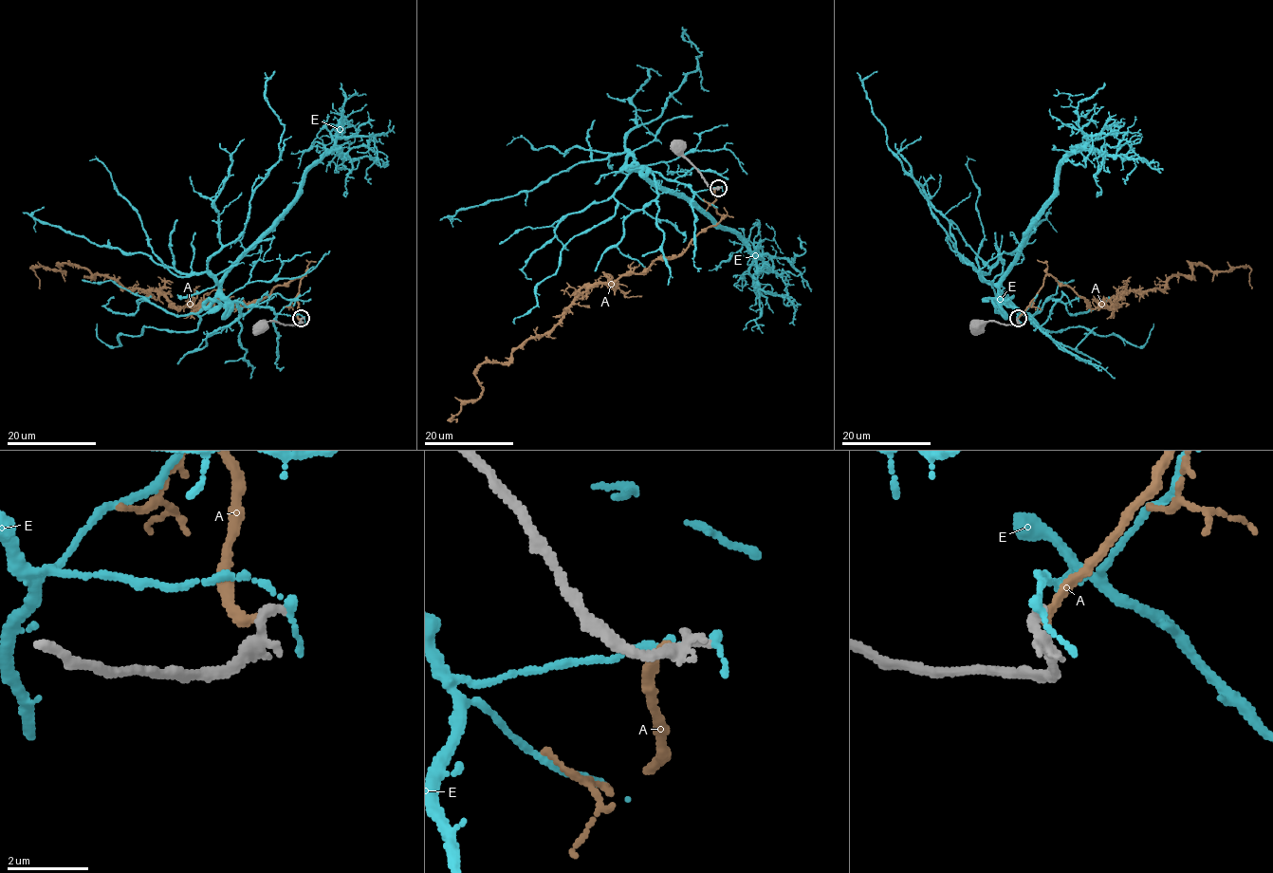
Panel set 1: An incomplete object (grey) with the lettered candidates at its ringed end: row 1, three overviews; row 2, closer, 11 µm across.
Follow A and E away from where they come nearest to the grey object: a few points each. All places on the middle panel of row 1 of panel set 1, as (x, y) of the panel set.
A: (718, 188), (722, 218), (677, 256), (584, 285), (509, 362), (482, 362), (481, 395), (456, 421)
E: (722, 188), (692, 192), (639, 169), (730, 229), (755, 263), (757, 285), (784, 295), (786, 305), (788, 295)

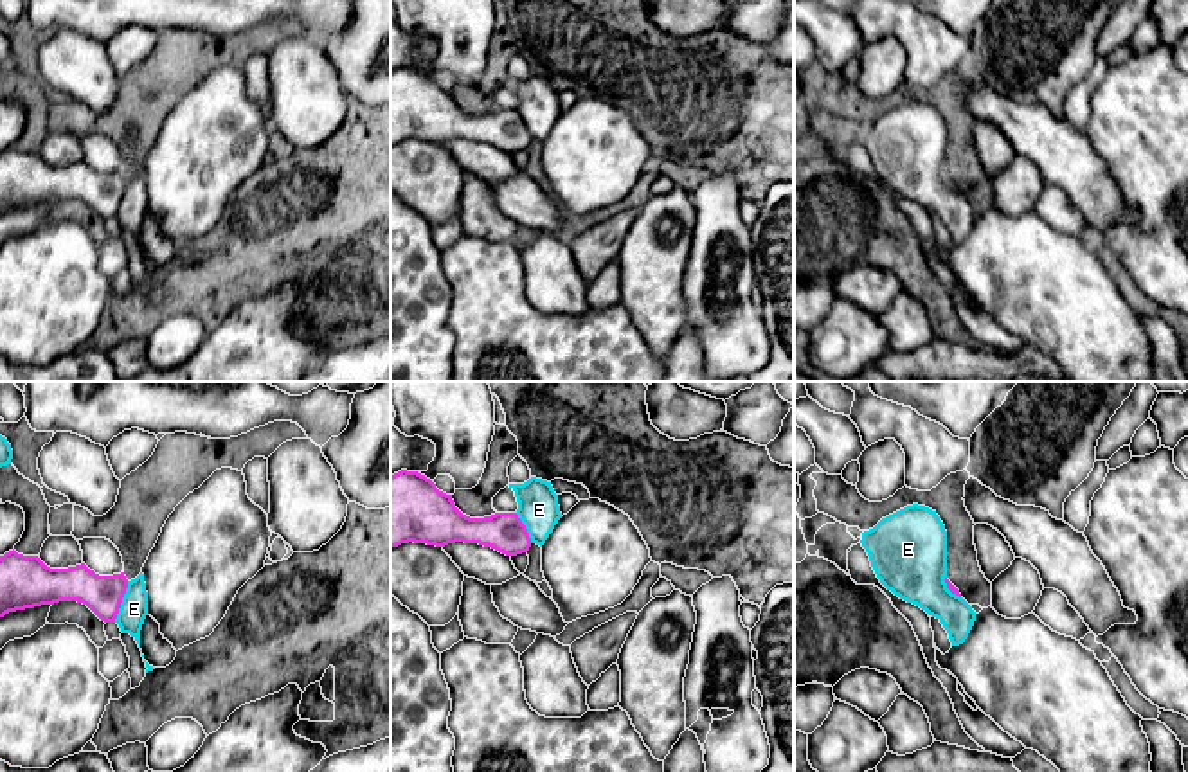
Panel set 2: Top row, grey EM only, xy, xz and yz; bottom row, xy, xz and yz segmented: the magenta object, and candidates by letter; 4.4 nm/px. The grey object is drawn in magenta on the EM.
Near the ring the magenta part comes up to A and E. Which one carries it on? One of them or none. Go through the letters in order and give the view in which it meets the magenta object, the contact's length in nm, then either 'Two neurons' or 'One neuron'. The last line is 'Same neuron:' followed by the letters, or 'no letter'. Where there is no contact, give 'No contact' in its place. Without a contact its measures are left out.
A: No contact. One neuron
E: Touches magenta in xy. Shared border 200 nm. Two neurons
Same neuron: A

